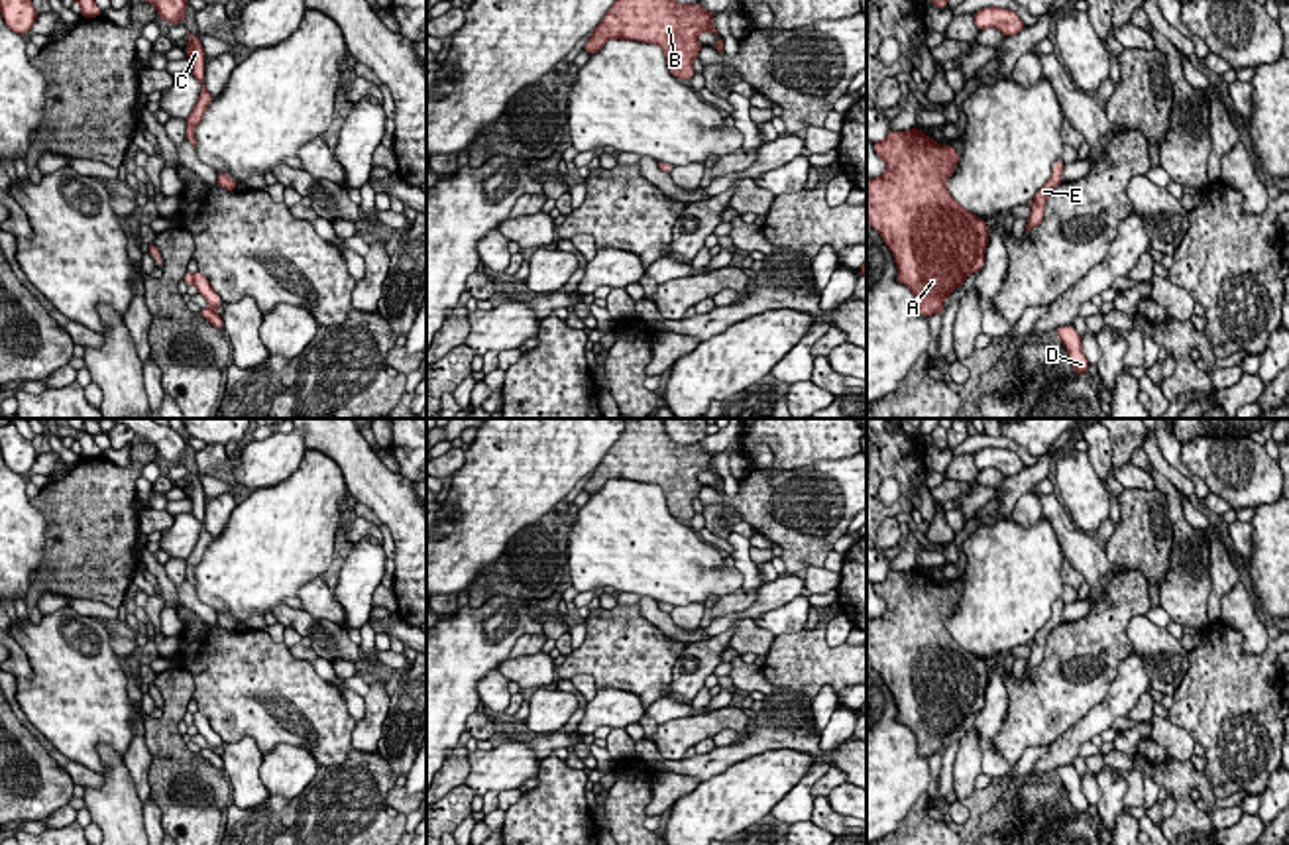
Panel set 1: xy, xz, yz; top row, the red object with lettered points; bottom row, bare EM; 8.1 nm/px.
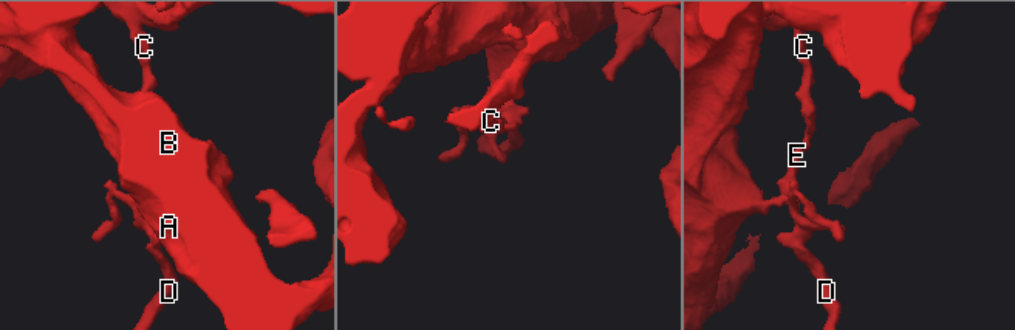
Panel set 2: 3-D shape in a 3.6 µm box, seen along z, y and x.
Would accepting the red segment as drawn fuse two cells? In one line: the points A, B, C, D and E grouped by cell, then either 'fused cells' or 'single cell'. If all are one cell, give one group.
A B D E / C; fused cells

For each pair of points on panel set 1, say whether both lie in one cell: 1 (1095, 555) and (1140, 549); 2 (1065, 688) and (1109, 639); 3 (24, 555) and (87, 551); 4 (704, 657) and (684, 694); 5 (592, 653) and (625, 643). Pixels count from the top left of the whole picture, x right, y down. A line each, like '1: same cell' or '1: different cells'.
1: different cells
2: same cell
3: different cells
4: same cell
5: same cell

